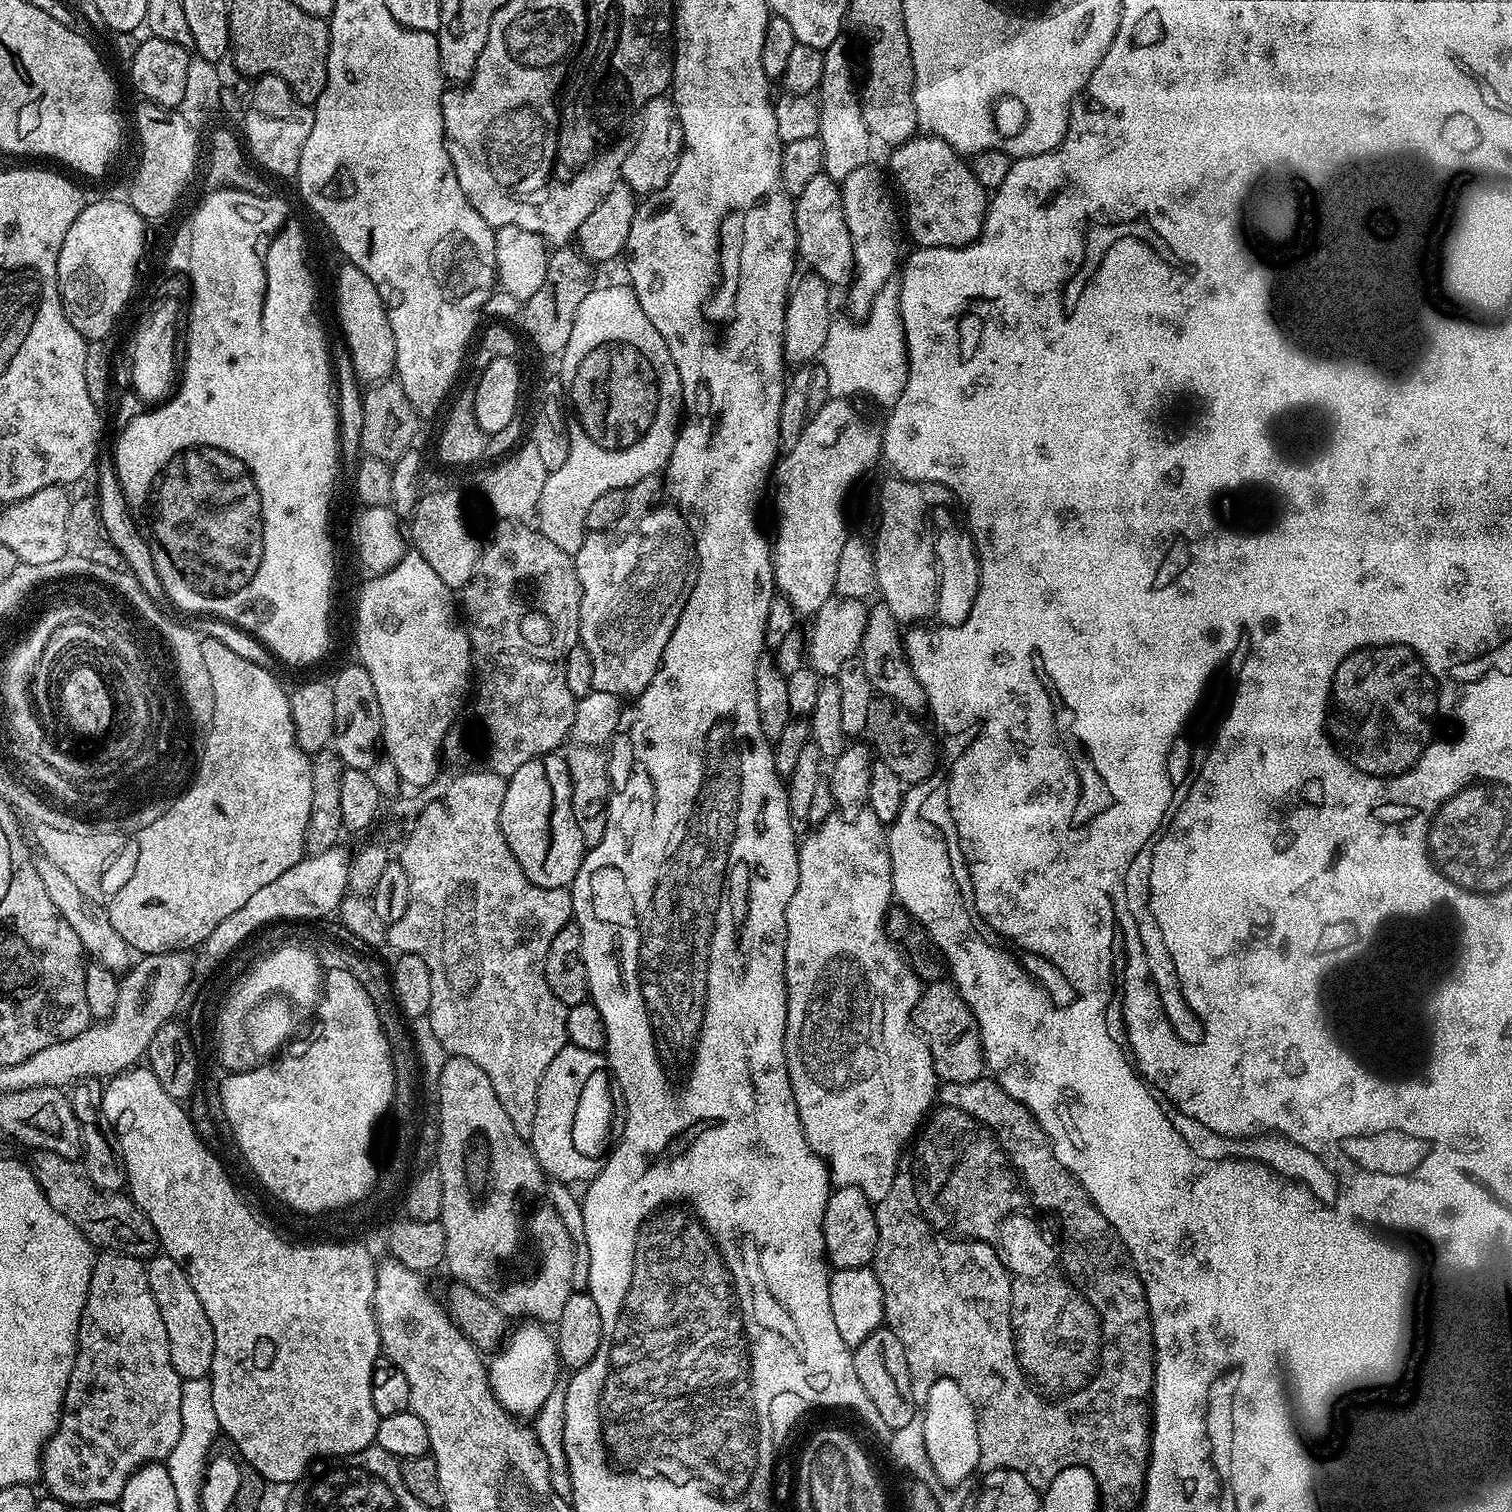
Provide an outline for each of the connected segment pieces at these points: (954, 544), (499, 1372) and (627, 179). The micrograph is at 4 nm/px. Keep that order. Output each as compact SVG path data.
M940 506L930 512L937 566L936 610L937 623L943 627L957 628L969 617L980 584L979 555L971 533L960 528L949 510Z
M520 1322L516 1329L507 1333L502 1347L487 1361L488 1384L492 1387L494 1398L506 1411L514 1417L535 1417L543 1408L543 1403L550 1392L558 1385L562 1365L556 1353L556 1342L553 1333L539 1322Z
M667 95L655 96L645 103L644 112L640 116L640 131L636 144L622 162L620 180L630 185L632 191L637 194L651 194L662 190L672 177L676 159L680 157L680 149L683 147L684 127L680 125L676 105Z

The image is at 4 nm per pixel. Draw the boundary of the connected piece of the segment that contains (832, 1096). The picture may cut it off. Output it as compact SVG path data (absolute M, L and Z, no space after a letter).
M861 810L851 818L833 814L812 830L805 840L803 837L799 841L798 851L800 853L798 890L794 890L794 898L790 898L790 906L786 906L786 938L784 939L784 977L788 987L784 1049L786 1050L788 1081L792 1087L794 1102L798 1106L798 1118L802 1122L806 1142L810 1142L810 1146L827 1164L829 1181L836 1188L858 1186L858 1190L862 1190L862 1194L866 1194L868 1200L879 1202L882 1198L886 1198L886 1194L890 1194L890 1186L894 1186L896 1177L896 1165L900 1163L906 1145L917 1135L922 1121L929 1115L938 1096L938 1081L934 1062L930 1058L930 1050L923 1038L918 1035L917 1029L912 1026L912 1011L920 997L922 982L912 973L912 968L903 951L897 945L896 948L892 945L892 940L884 929L884 915L888 912L888 903L891 905L894 900L886 825L867 810Z

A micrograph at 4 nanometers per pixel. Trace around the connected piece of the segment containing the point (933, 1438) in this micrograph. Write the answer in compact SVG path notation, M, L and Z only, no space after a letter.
M942 1376L932 1383L926 1402L922 1405L922 1419L926 1454L930 1458L933 1477L943 1477L944 1480L954 1482L958 1477L964 1476L965 1470L975 1473L979 1469L980 1447L976 1409L962 1386L958 1386L958 1382Z

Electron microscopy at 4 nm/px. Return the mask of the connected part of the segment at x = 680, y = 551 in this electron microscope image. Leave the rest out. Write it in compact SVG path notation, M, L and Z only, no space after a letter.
M659 479L639 480L636 483L634 495L629 499L628 513L617 522L616 527L608 532L588 532L584 537L582 546L574 553L576 573L580 583L579 643L583 644L585 650L590 654L590 662L594 662L594 682L592 687L595 691L614 694L621 698L635 698L639 696L642 690L646 690L646 686L650 686L654 674L660 668L660 659L666 650L666 642L670 642L670 634L674 634L674 626L678 626L678 618L682 618L682 610L690 598L690 590L694 590L694 582L698 578L698 570L700 569L700 559L696 553L696 537L692 529L689 528L687 519L682 515L681 509L671 503L668 503L669 505L660 504L657 508L652 508L652 495L659 488L661 491L662 484Z

